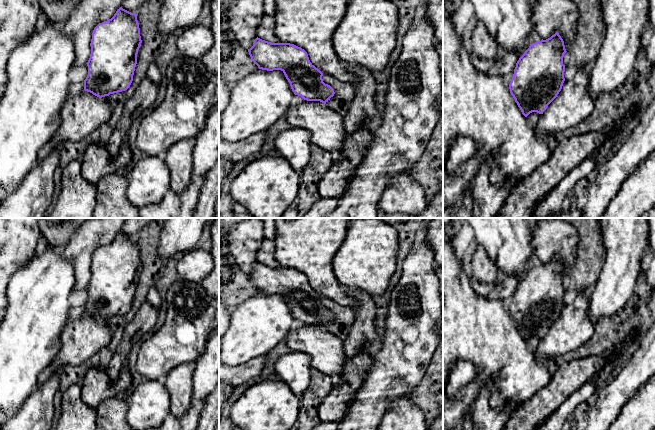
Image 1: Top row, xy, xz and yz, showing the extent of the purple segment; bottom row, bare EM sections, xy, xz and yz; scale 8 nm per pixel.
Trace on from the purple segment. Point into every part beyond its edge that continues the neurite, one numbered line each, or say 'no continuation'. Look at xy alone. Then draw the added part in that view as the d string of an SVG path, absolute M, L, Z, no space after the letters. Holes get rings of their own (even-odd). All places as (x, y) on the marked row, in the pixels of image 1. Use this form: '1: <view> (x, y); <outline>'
1: xy (83, 113); M84 90L69 97L61 110L61 124L39 151L38 162L44 160L53 150L61 149L68 141L77 143L86 139L93 131L107 123L110 117L108 96L99 98Z

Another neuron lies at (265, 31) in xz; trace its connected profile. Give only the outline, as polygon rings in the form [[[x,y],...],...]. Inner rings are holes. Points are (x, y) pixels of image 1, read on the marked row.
[[[265,14],[257,28],[257,37],[271,43],[282,43],[279,38],[275,35],[274,27],[274,17]]]

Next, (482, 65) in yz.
[[[471,54],[471,61],[473,66],[480,72],[487,73],[488,70],[494,65],[495,60],[482,59],[474,54]]]

